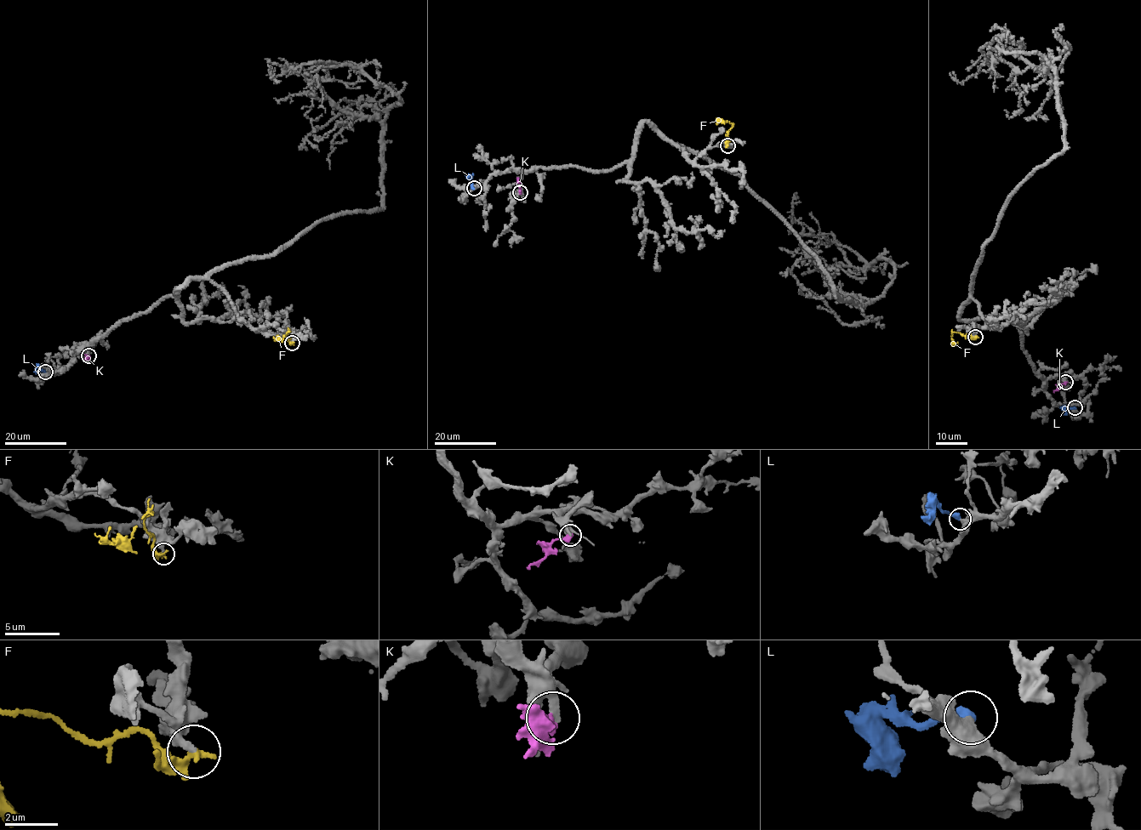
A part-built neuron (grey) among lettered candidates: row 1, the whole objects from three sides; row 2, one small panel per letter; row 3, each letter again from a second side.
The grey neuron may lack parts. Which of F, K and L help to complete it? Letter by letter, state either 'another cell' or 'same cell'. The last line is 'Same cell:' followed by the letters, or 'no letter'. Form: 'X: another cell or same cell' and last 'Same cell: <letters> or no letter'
F: another cell
K: another cell
L: same cell
Same cell: L

